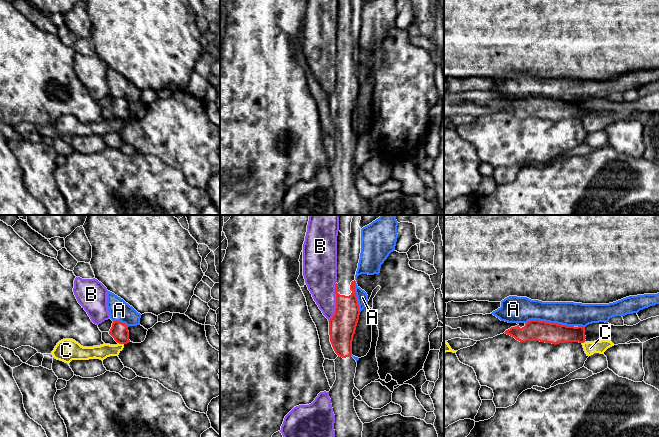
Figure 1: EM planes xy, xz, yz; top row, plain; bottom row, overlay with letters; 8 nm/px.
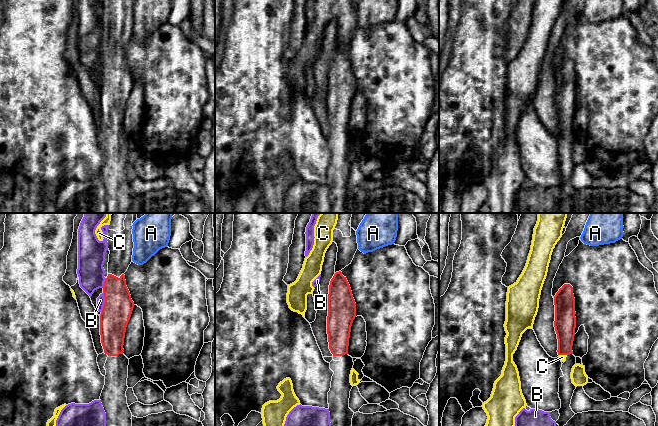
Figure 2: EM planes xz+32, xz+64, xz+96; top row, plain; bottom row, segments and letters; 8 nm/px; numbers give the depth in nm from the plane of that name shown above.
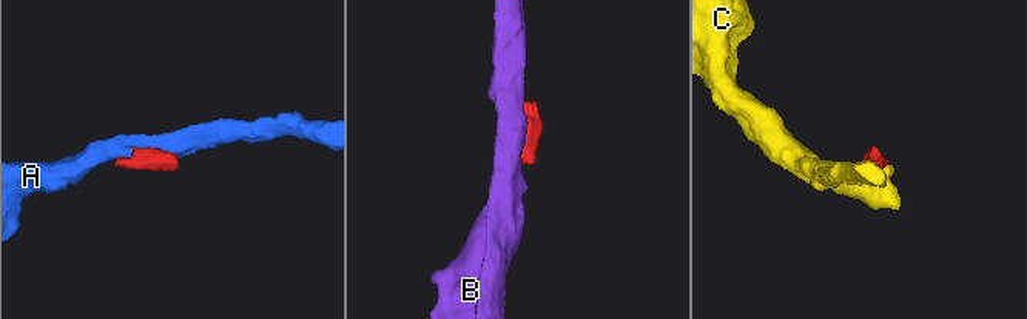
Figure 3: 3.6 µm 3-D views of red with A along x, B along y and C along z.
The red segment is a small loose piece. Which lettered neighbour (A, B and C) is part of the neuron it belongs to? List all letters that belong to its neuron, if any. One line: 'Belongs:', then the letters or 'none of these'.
Belongs: none of these

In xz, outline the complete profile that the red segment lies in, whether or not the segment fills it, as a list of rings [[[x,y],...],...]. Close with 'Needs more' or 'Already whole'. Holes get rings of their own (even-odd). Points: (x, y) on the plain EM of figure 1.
[[[339,0],[337,12],[337,57],[335,60],[336,84],[329,96],[330,118],[338,133],[335,138],[336,156],[329,167],[335,191],[334,215],[362,215],[363,199],[355,184],[353,170],[357,138],[352,133],[352,117],[359,96],[360,86],[355,69],[355,51],[361,29],[361,4],[359,0]]]. Needs more

